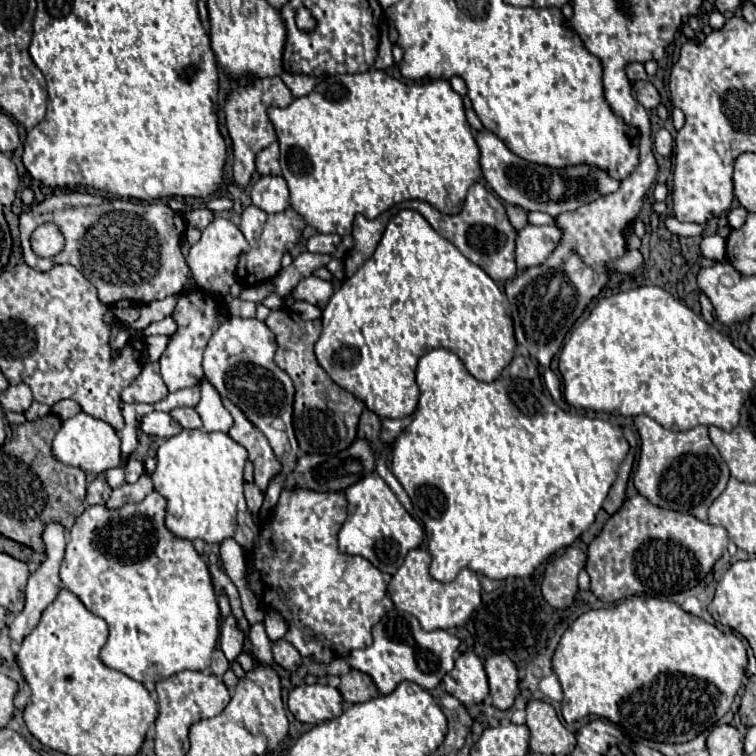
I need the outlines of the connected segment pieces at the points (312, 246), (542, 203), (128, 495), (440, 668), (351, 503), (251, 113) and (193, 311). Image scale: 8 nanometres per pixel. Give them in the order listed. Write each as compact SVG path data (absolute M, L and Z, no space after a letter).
M315 234L307 240L307 250L319 254L333 254L337 244L341 244L341 236L337 234Z
M483 130L477 132L477 144L481 148L481 170L489 186L501 196L505 202L521 206L527 212L547 212L551 216L559 216L563 212L575 212L577 208L605 196L617 192L619 182L611 178L605 170L597 166L577 164L565 168L551 168L527 162L513 154L495 134Z
M141 474L135 484L123 484L119 488L115 488L107 502L107 508L121 508L127 502L141 502L149 492L153 492L151 476Z
M393 610L387 614L385 624L383 620L379 624L373 626L373 644L369 648L363 650L353 650L347 654L345 662L359 670L365 672L373 678L375 686L379 688L381 694L389 694L397 688L399 682L409 680L419 684L421 688L435 688L443 676L447 672L451 672L453 668L453 652L459 646L459 638L445 632L445 630L433 630L433 632L425 632L417 618L407 614L407 612L399 612Z
M379 474L365 476L357 484L345 490L347 520L339 530L339 552L367 558L375 568L387 574L395 574L403 564L409 550L417 548L423 540L423 528L409 516L397 496L385 484Z
M279 76L273 78L261 78L253 80L249 86L239 86L233 88L233 92L227 98L225 112L227 112L227 128L233 140L233 180L239 187L245 188L251 181L253 172L255 172L255 156L263 148L267 148L271 142L277 140L275 128L271 120L267 118L267 108L277 106L285 108L293 102L291 90L283 84Z
M195 290L195 292L181 292L179 294L179 302L175 306L175 312L173 312L173 318L177 322L177 332L173 334L171 338L171 344L167 346L165 354L161 356L159 360L159 366L161 366L161 378L165 380L169 392L177 392L181 388L189 388L189 386L197 386L203 378L203 352L205 352L205 344L209 342L209 338L213 336L213 332L221 326L221 322L227 318L217 302Z

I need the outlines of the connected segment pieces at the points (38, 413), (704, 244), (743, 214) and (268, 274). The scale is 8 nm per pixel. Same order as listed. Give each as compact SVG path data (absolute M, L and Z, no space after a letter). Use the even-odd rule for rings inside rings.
M33 402L31 408L25 412L25 418L27 418L27 420L37 420L37 418L43 418L43 416L47 416L47 414L51 414L51 406L41 404L41 402Z
M715 234L715 236L705 236L701 240L701 254L705 258L713 258L713 260L723 260L725 258L725 240Z
M733 208L731 212L729 212L729 226L731 228L741 228L741 224L745 224L745 218L747 218L747 210L745 208Z
M247 206L241 214L241 224L239 224L243 236L247 238L247 242L251 244L251 252L247 252L245 256L239 258L237 264L237 282L243 288L249 286L257 286L261 282L267 282L271 278L277 276L277 272L281 270L281 258L283 254L287 254L297 240L301 238L301 232L305 228L305 220L293 210L287 208L287 212L279 212L279 214L267 214L257 206Z

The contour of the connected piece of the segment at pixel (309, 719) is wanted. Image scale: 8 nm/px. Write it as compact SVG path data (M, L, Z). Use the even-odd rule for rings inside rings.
M299 684L287 696L289 712L303 724L335 720L343 712L343 700L337 688L327 684Z

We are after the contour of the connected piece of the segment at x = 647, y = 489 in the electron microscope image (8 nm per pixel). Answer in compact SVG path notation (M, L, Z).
M643 414L635 416L635 426L641 438L639 464L633 476L639 494L659 508L677 510L699 520L707 520L707 508L729 482L729 468L709 440L707 428L697 426L687 432L673 432Z

